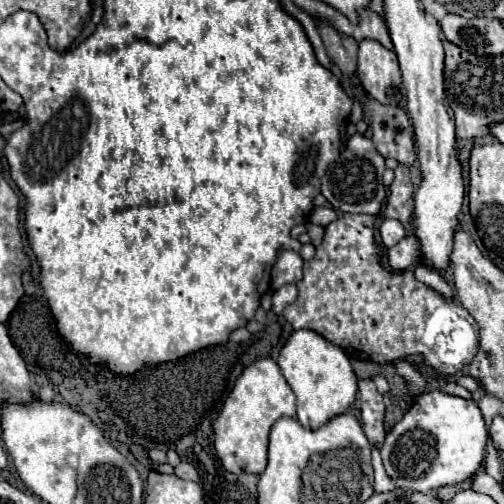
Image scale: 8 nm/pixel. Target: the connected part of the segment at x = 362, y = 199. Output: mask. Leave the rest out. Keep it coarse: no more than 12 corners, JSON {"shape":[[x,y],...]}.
{"shape":[[355,134],[321,178],[339,212],[379,216],[385,158]]}

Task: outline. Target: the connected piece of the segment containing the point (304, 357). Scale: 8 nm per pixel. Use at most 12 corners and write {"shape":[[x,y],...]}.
{"shape":[[295,330],[277,360],[297,420],[317,430],[349,410],[345,352]]}

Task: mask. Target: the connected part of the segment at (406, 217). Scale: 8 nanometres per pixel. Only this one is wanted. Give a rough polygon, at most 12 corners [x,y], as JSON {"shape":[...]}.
{"shape":[[399,164],[385,218],[409,226],[413,214],[413,184],[407,166]]}

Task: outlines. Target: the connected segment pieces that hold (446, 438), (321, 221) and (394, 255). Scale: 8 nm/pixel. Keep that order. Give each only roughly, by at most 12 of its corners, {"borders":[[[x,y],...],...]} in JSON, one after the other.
{"borders":[[[417,396],[383,466],[427,494],[471,478],[487,426],[473,400]],[[315,208],[309,222],[327,226],[337,212],[333,208]],[[413,234],[387,250],[393,270],[415,266],[421,246]]]}

